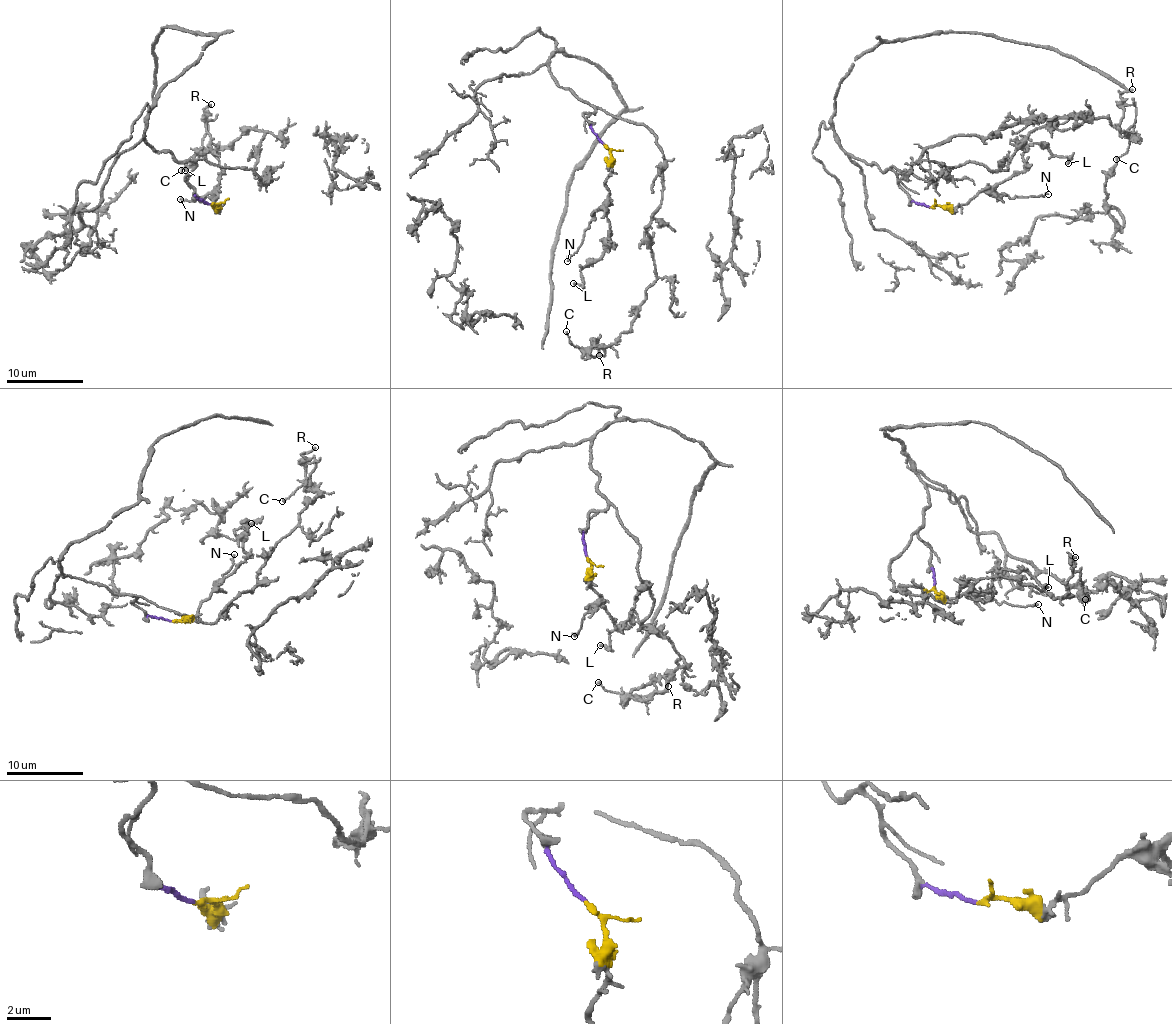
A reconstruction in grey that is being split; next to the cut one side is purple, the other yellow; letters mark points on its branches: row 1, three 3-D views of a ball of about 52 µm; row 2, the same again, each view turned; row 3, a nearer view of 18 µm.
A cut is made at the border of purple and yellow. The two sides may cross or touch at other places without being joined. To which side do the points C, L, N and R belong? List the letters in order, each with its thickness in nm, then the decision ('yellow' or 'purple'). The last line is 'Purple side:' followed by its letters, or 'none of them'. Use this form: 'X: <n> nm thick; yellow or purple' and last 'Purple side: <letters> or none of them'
C: 140 nm thick; purple
L: 200 nm thick; yellow
N: 160 nm thick; yellow
R: 140 nm thick; purple
Purple side: C, R

